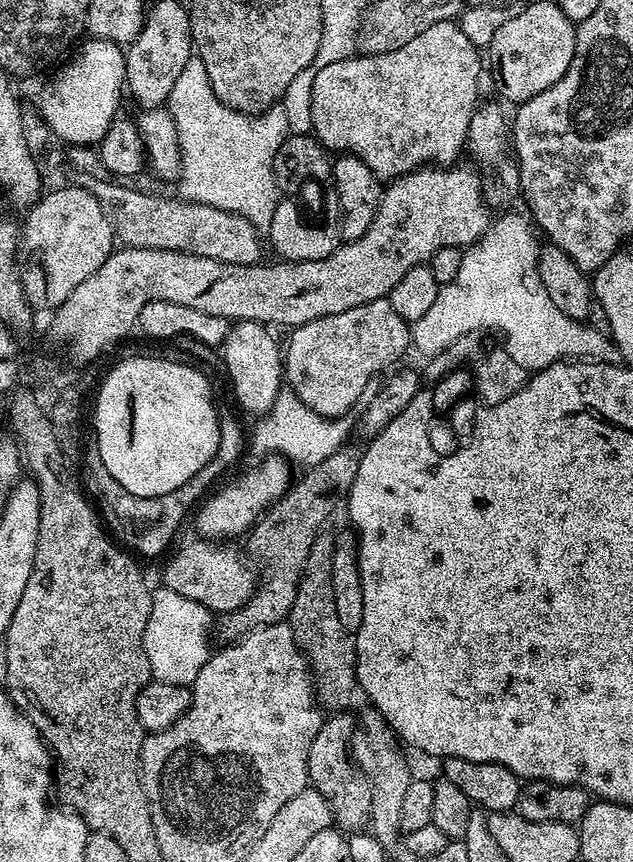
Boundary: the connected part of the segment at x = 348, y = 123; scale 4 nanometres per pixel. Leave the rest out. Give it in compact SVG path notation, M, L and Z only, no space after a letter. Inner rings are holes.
M443 20L406 42L406 46L398 46L398 50L353 54L347 60L330 62L330 66L322 66L310 80L311 131L329 153L362 158L372 173L384 182L405 176L415 168L455 165L465 151L470 118L478 107L480 60L482 64L481 49L475 48L470 38L462 34L459 23Z

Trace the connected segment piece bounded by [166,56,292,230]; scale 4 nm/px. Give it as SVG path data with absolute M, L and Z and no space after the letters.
M194 56L188 60L180 77L168 95L166 105L178 129L180 150L180 175L177 179L177 195L188 203L214 206L216 209L236 213L246 218L258 230L266 230L282 198L274 182L273 158L292 128L283 107L273 106L264 112L240 112L225 105L213 92L206 74L205 63Z

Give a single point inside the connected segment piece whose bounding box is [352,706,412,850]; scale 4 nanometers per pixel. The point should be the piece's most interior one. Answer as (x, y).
(374, 749)

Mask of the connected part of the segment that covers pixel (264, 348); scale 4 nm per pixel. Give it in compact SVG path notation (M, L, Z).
M237 320L228 329L228 337L224 339L222 351L224 351L224 364L228 367L228 380L232 383L232 392L236 400L248 412L257 414L269 413L275 404L276 396L282 391L284 375L284 358L282 355L282 344L271 336L265 325L253 320Z

